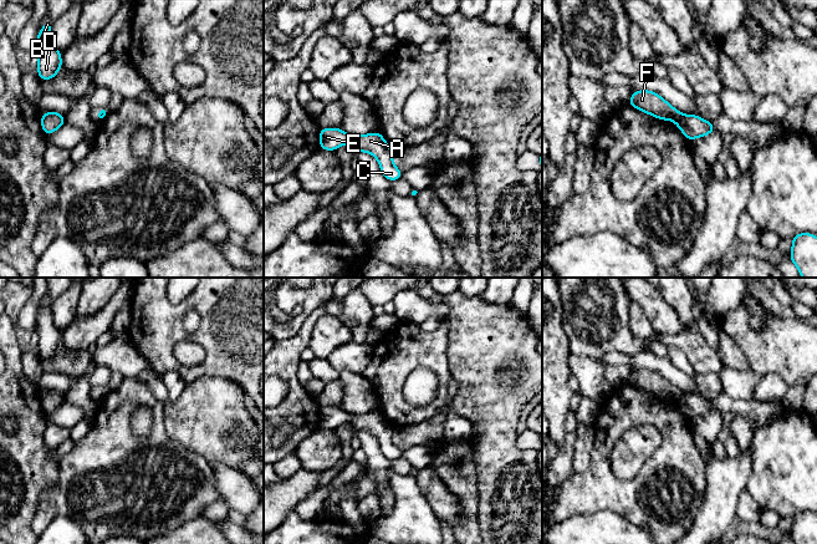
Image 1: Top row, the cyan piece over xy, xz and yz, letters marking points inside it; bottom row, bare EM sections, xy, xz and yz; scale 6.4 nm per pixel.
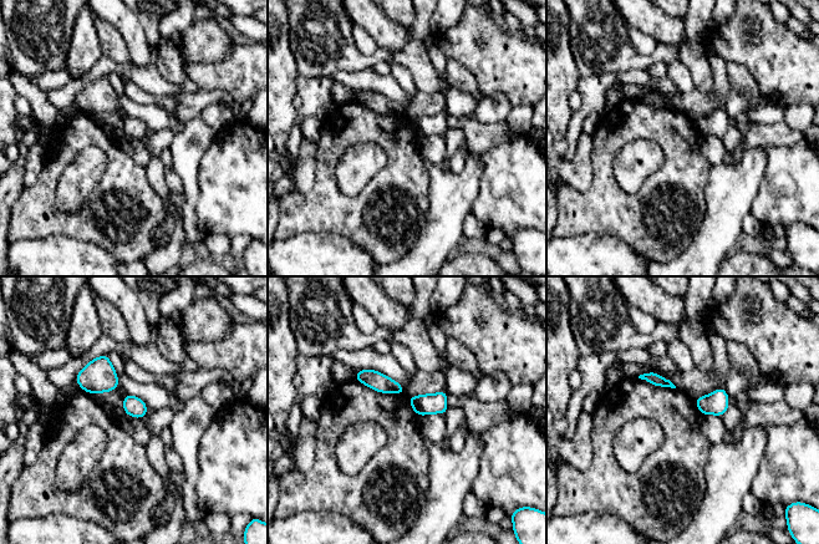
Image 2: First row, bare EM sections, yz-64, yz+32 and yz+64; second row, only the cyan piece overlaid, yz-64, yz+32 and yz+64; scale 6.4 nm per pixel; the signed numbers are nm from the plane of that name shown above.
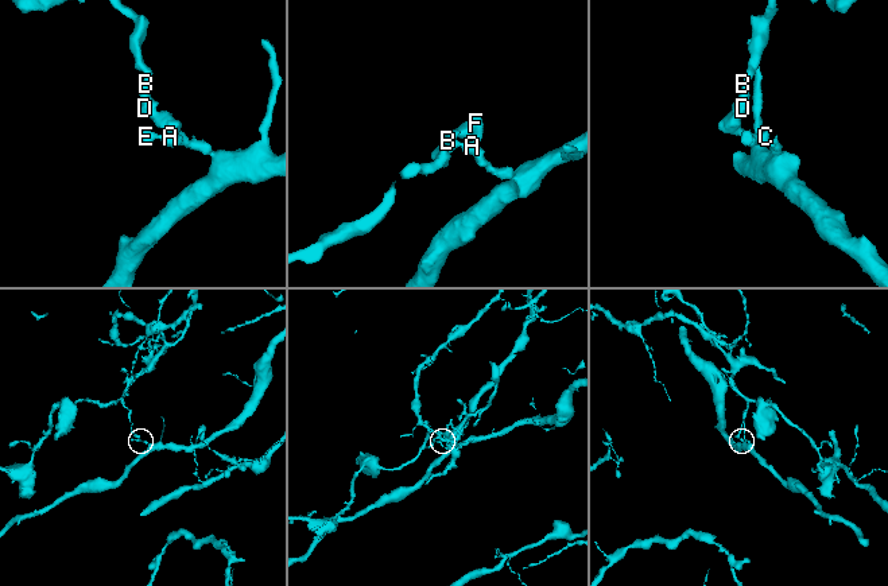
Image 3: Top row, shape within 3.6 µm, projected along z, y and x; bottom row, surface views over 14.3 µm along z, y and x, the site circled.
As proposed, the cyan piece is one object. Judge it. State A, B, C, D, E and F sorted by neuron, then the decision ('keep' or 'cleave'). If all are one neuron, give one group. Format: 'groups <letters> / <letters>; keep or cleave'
groups A C E / B D F; cleave

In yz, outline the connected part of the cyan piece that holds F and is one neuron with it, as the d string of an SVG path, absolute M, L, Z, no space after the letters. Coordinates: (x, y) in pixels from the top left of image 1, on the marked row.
M648 90L634 91L629 97L629 106L655 118L676 121L681 113L657 92Z

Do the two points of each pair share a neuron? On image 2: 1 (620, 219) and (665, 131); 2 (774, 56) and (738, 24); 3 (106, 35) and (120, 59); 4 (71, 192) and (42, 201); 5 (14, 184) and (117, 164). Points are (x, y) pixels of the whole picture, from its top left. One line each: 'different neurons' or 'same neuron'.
1: same neuron
2: same neuron
3: same neuron
4: different neurons
5: different neurons

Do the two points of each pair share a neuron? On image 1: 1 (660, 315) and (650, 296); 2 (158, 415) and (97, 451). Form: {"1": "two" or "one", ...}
{"1": "one", "2": "one"}

